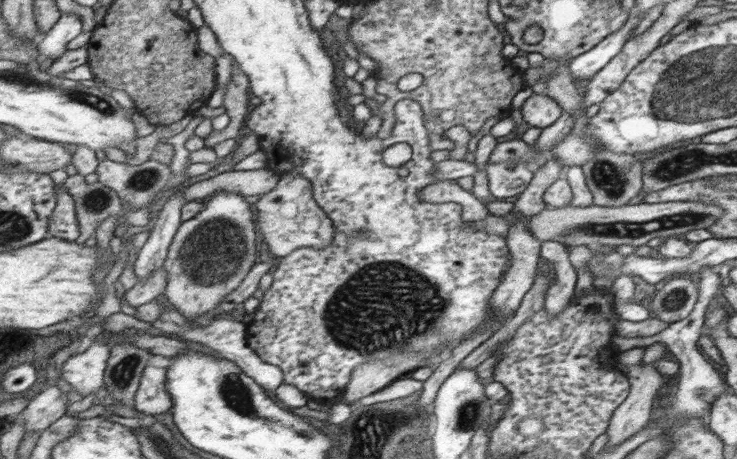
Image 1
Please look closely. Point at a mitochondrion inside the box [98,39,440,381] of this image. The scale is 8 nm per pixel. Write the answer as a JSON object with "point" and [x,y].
{"point":[211,253]}

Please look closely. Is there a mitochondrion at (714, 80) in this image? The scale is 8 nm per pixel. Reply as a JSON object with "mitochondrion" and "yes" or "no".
{"mitochondrion":"yes"}

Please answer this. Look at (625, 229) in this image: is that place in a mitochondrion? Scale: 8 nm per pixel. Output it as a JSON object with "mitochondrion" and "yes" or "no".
{"mitochondrion":"yes"}

